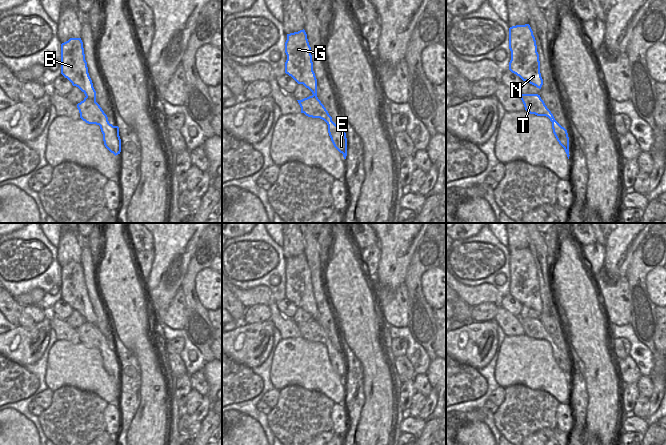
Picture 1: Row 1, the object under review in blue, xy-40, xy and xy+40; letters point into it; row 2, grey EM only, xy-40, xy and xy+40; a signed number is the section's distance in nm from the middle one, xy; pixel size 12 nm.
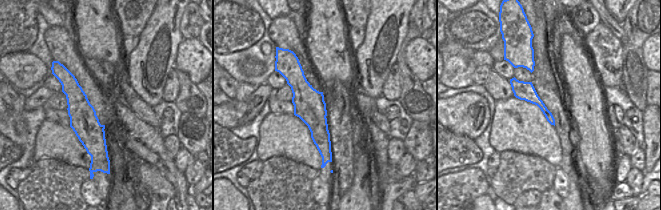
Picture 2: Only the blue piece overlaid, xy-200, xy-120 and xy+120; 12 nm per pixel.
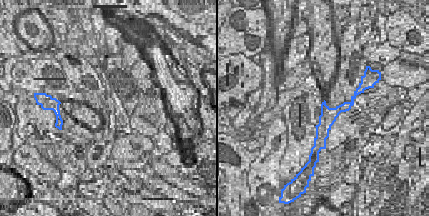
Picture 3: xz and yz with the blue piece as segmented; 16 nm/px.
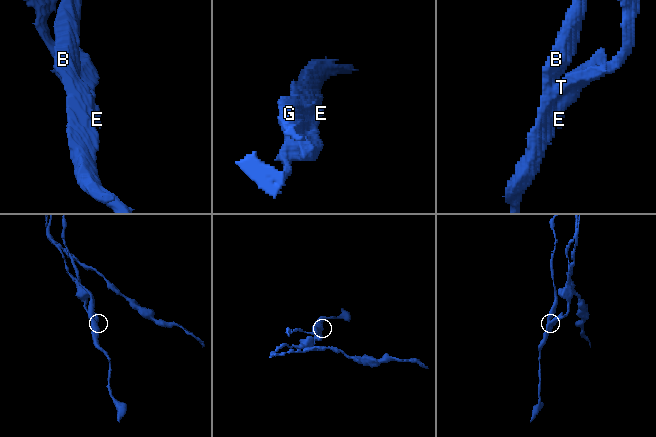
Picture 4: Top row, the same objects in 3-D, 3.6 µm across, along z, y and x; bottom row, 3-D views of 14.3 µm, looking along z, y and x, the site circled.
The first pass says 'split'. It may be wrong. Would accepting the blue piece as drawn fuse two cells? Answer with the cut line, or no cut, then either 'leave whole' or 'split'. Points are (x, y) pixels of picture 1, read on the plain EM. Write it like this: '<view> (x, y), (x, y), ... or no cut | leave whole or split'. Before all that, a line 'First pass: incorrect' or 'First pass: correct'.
First pass: correct
xy-40 (107, 343), (103, 353) | split

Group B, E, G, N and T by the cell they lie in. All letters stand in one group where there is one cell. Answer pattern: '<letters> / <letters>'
B E G N / T

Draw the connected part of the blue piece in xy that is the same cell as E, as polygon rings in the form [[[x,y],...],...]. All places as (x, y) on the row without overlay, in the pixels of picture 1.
[[[329,345],[328,357],[334,371],[343,378],[344,383],[347,380],[347,362],[344,352],[340,352],[333,348],[333,345]]]

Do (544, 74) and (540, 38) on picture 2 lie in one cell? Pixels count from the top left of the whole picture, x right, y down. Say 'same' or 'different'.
same

